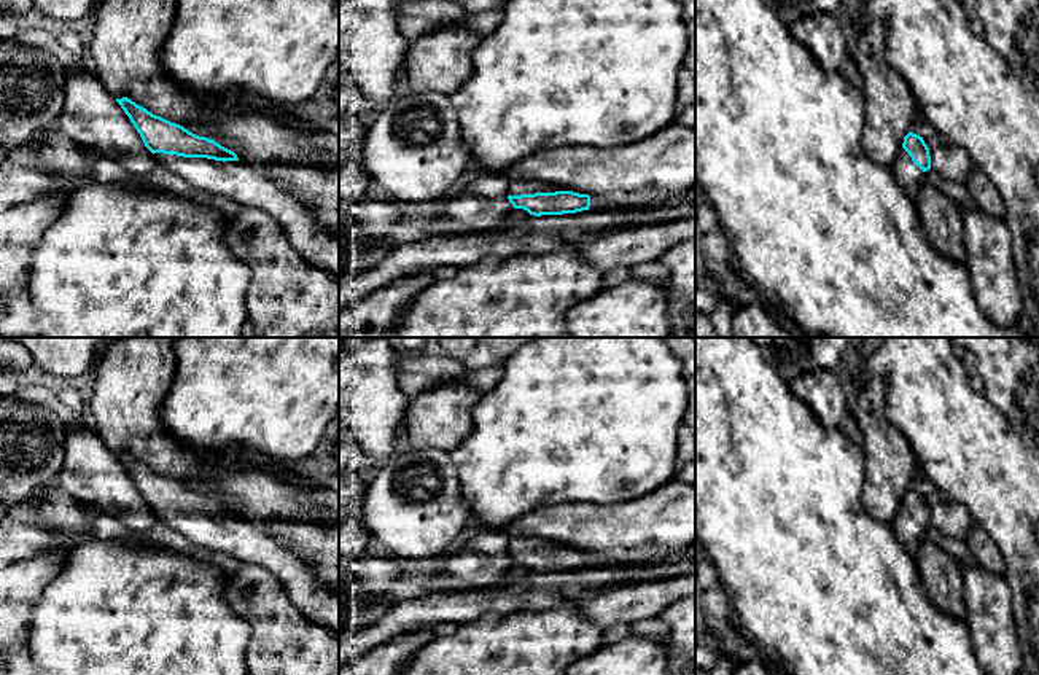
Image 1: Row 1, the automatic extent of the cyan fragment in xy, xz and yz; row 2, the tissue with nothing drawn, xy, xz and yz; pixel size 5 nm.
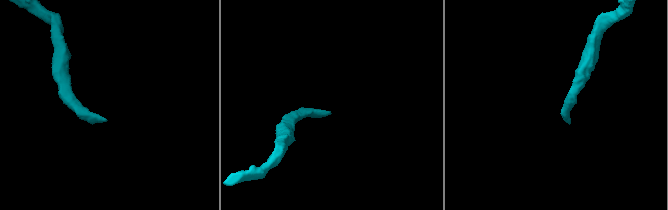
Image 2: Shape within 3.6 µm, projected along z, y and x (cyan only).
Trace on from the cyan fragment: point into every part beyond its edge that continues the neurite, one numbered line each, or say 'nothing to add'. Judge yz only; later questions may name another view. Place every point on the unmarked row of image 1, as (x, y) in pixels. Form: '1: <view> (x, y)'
1: yz (906, 527)

